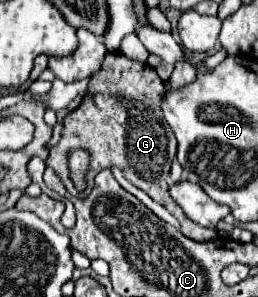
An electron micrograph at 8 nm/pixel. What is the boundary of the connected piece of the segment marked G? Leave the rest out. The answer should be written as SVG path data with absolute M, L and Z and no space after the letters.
M107 53L99 71L91 75L91 81L87 85L87 95L83 97L81 105L67 113L63 117L63 133L61 141L49 151L47 165L53 167L57 177L63 181L65 189L71 195L77 195L77 189L73 187L69 179L69 171L65 167L65 155L67 149L89 149L91 153L91 169L87 175L87 189L83 195L87 195L93 187L93 179L99 171L109 167L119 167L123 175L133 181L139 189L143 189L153 201L165 205L181 223L181 233L193 241L213 241L217 239L217 233L213 229L203 229L191 219L185 217L183 211L179 211L177 203L169 197L169 185L167 175L171 171L171 163L177 153L177 141L175 135L165 123L163 111L161 111L161 95L163 95L163 81L155 73L153 67L147 63L133 61L125 57L123 53Z

